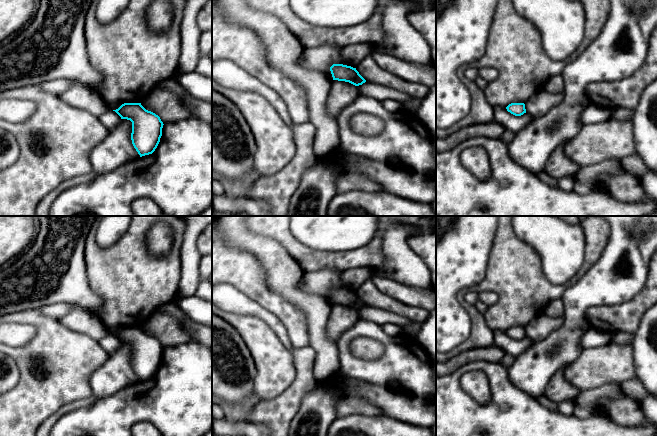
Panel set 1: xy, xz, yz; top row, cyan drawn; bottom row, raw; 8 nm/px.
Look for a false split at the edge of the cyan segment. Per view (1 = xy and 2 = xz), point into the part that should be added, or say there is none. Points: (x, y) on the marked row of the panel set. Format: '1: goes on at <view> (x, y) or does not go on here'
1: does not go on here
2: does not go on here

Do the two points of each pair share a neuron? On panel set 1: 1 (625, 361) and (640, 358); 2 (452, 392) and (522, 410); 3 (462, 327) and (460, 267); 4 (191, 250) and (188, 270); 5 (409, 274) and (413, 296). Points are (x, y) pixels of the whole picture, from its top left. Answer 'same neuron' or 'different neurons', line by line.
1: different neurons
2: same neuron
3: same neuron
4: same neuron
5: different neurons

